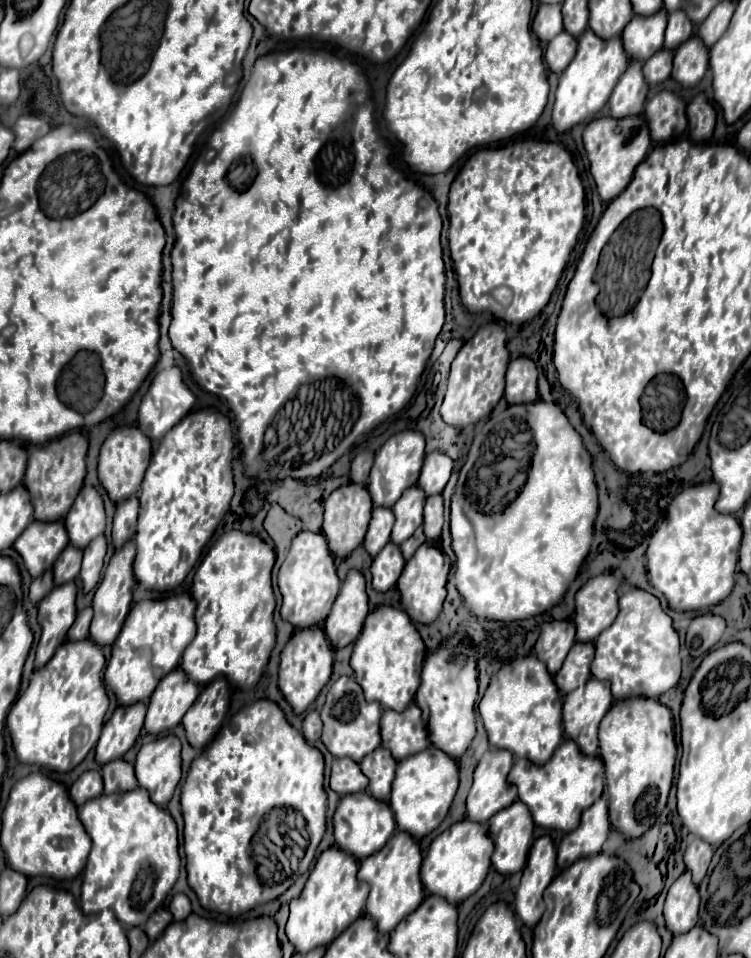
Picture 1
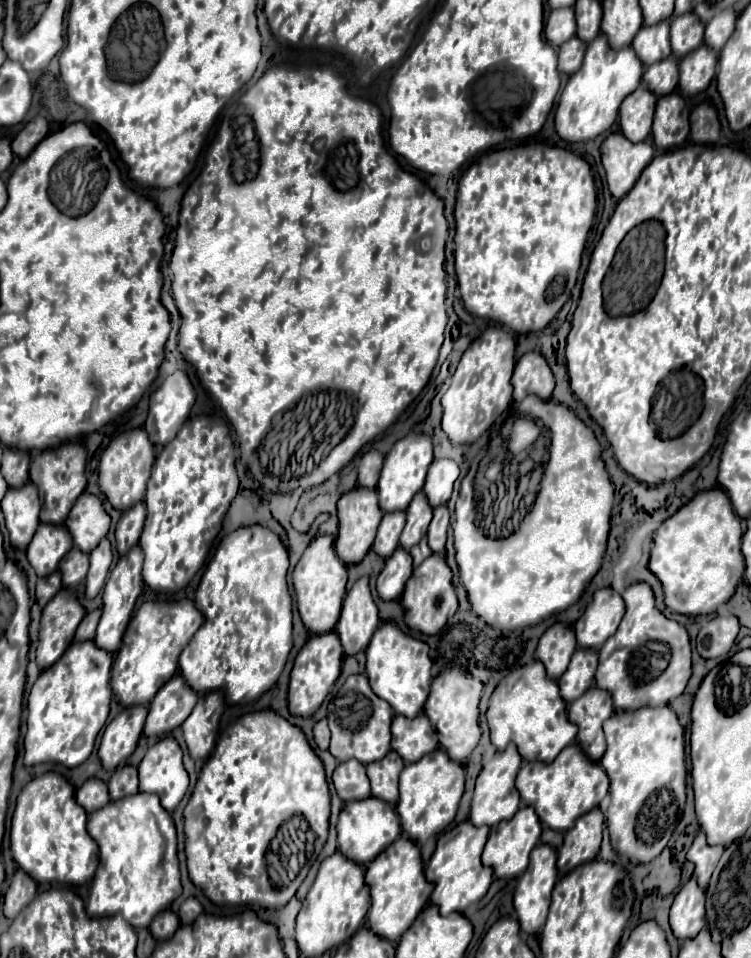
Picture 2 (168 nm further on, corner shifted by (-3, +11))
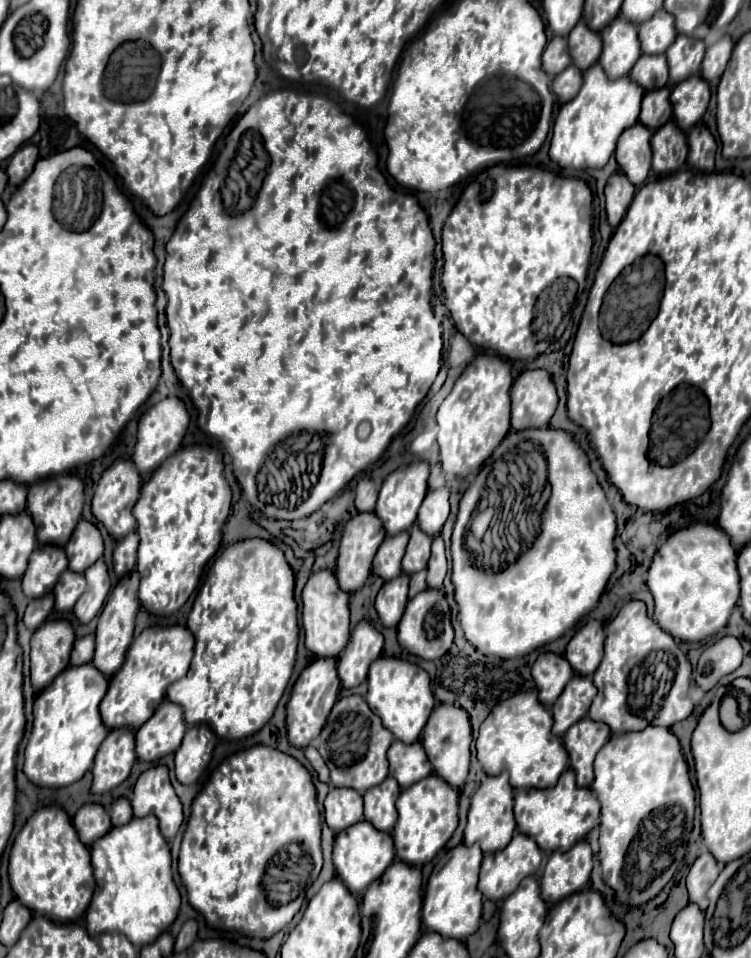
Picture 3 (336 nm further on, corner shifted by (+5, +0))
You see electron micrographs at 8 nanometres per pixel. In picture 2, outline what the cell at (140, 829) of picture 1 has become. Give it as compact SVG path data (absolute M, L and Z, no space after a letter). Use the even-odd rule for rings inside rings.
M137 792L111 800L87 816L87 830L99 846L99 868L89 886L89 916L121 914L133 928L147 928L157 912L181 894L177 830L155 794Z

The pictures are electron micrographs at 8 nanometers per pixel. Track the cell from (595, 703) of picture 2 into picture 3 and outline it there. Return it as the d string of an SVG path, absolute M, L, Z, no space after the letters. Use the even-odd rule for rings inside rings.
M589 717L575 723L575 727L563 735L563 745L569 753L569 763L577 775L579 787L589 789L593 785L593 761L597 751L607 743L609 735L611 731L607 731L603 723L595 723Z

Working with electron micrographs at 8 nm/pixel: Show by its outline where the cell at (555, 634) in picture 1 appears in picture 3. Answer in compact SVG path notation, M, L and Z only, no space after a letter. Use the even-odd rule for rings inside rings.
M541 653L531 667L531 675L535 679L539 701L545 707L551 707L573 677L573 671L571 667L567 667L567 659L563 659L561 655Z

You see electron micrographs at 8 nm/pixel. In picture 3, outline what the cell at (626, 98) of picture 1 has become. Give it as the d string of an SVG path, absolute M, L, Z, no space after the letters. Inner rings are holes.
M637 123L635 127L629 127L617 143L617 165L619 171L633 183L643 185L651 171L651 131Z

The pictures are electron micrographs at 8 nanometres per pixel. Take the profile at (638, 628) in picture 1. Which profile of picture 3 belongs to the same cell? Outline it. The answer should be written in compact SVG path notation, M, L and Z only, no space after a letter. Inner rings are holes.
M629 601L619 615L605 627L605 657L599 665L599 671L591 677L597 687L597 697L591 703L589 719L601 721L609 725L613 735L629 733L629 731L643 731L647 725L671 727L679 721L685 721L693 713L693 701L689 699L691 687L691 665L685 653L677 647L675 639L665 633L649 615L643 601Z

